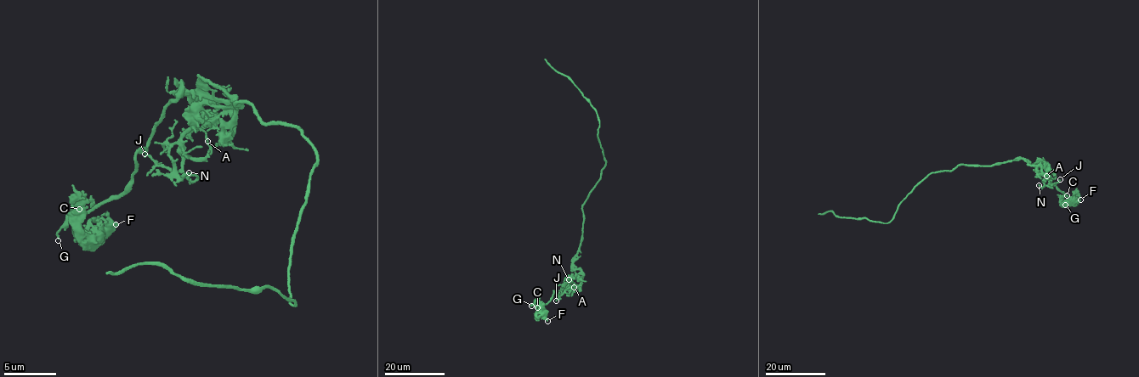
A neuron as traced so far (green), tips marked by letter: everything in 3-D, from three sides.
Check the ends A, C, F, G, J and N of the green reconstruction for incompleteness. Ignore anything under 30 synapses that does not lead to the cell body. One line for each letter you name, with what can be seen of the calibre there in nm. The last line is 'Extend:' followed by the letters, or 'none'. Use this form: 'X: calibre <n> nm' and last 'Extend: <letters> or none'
Extend: none

